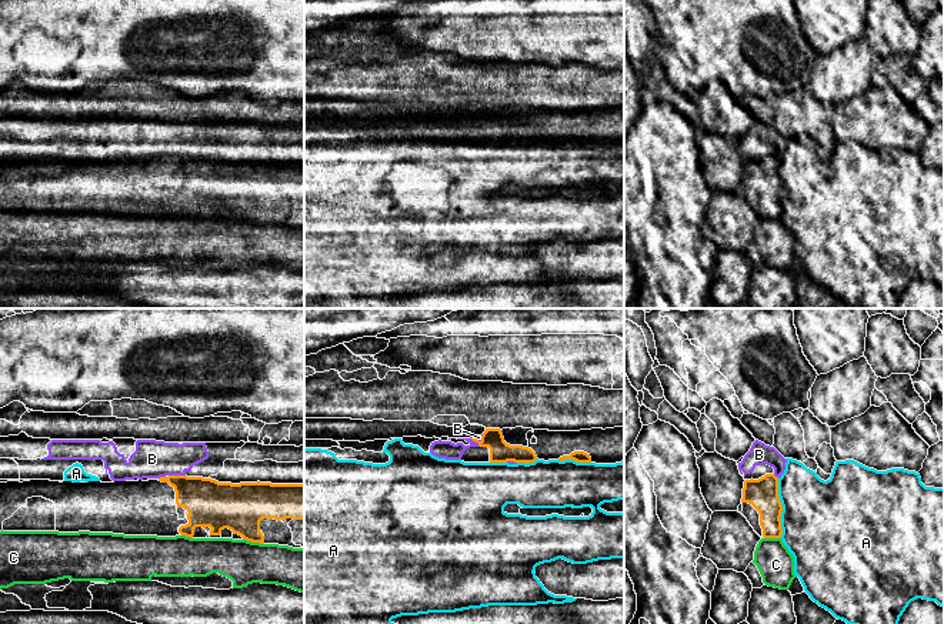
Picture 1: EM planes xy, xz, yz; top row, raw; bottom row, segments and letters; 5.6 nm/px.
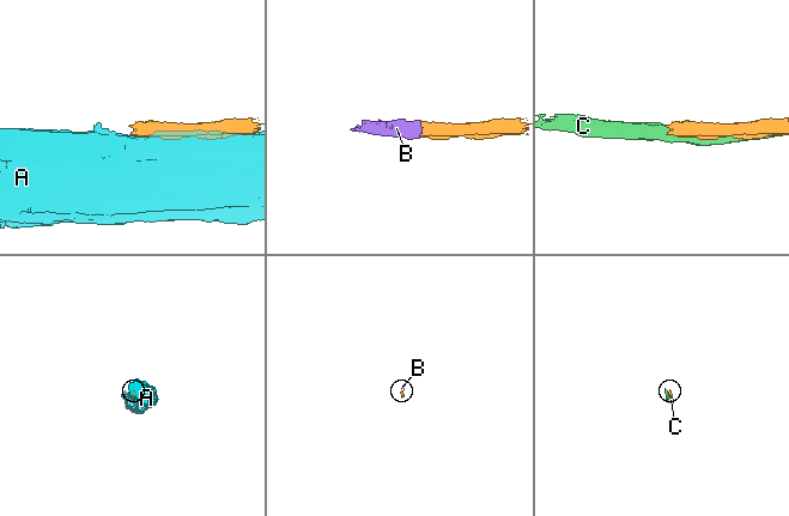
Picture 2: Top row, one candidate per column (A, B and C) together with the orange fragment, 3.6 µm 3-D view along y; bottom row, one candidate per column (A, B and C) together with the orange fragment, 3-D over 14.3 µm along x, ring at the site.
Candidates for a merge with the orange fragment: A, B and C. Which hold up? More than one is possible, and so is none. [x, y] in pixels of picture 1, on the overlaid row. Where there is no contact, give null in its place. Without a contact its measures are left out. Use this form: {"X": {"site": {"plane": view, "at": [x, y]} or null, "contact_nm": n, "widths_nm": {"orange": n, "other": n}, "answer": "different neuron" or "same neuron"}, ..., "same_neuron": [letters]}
{"A": {"site": {"plane": "yz", "at": [781, 509]}, "contact_nm": 340, "widths_nm": {"orange": 180, "other": 460}, "answer": "different neuron"}, "B": {"site": {"plane": "xy", "at": [177, 476]}, "contact_nm": 100, "widths_nm": {"orange": 260, "other": 220}, "answer": "different neuron"}, "C": {"site": {"plane": "xy", "at": [253, 541]}, "contact_nm": 120, "widths_nm": {"orange": 280, "other": 240}, "answer": "different neuron"}, "same_neuron": []}

